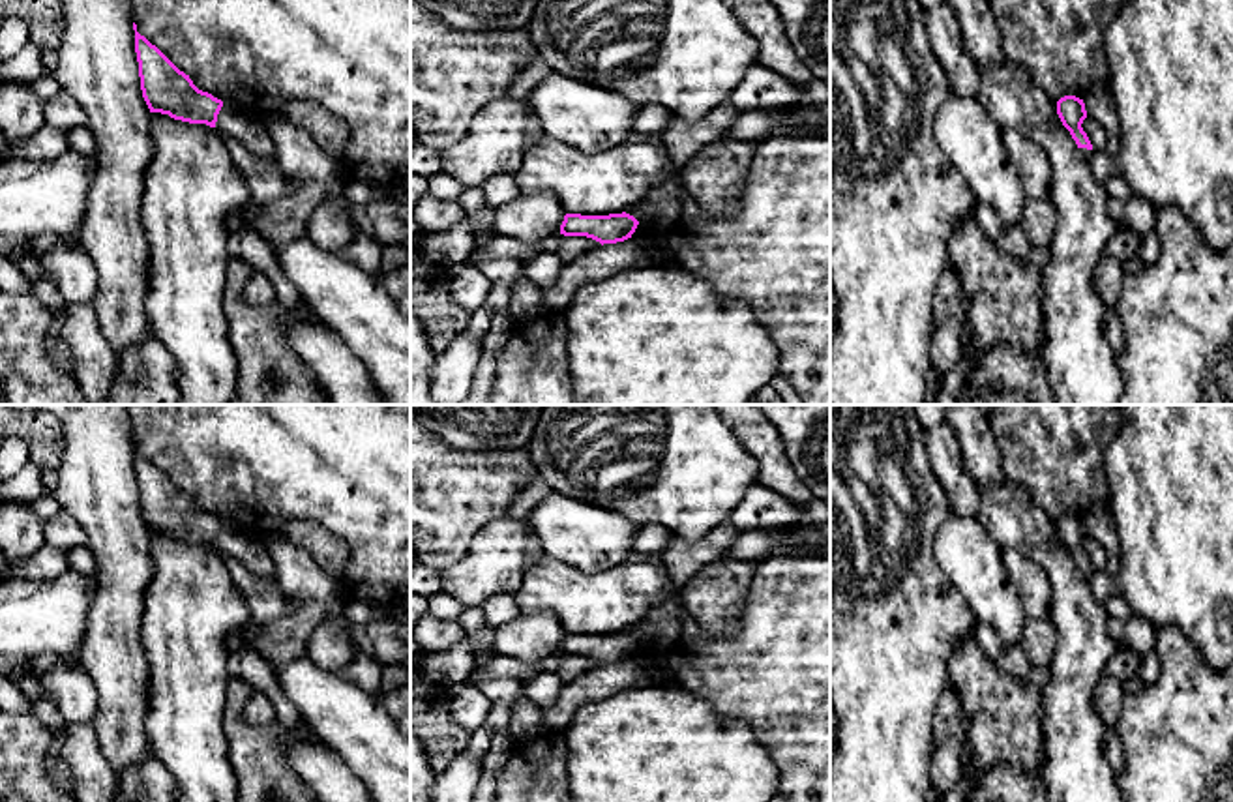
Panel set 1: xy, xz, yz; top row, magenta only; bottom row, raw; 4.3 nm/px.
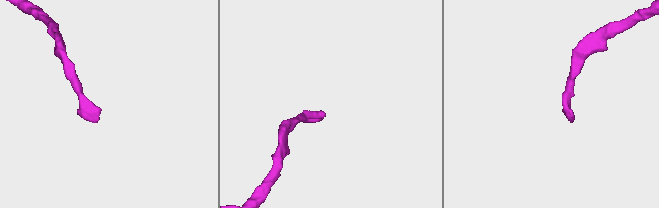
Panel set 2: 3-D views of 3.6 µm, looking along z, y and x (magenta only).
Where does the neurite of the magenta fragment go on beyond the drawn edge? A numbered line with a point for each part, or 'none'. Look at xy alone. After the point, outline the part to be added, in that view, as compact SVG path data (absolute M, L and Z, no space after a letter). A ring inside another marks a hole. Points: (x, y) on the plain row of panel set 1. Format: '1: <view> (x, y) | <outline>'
1: xy (238, 542) | M223 523L217 534L215 549L223 557L232 557L240 560L247 570L251 570L260 579L274 579L275 575L275 564L266 547L264 536L247 527Z

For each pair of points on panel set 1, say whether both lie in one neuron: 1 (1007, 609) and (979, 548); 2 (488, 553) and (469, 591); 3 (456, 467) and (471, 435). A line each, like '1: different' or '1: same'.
1: same
2: same
3: different

